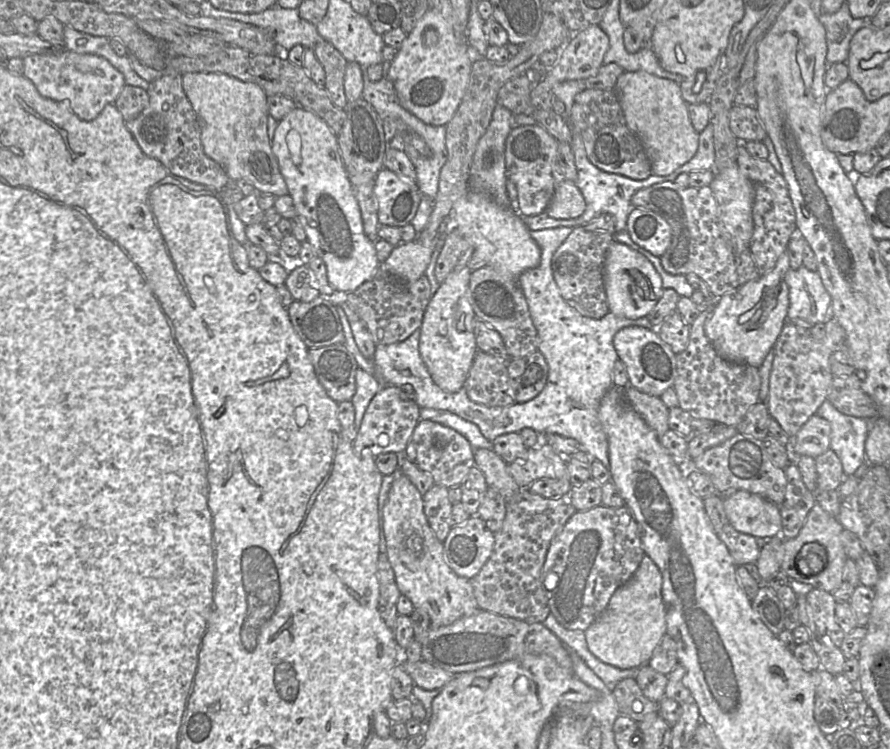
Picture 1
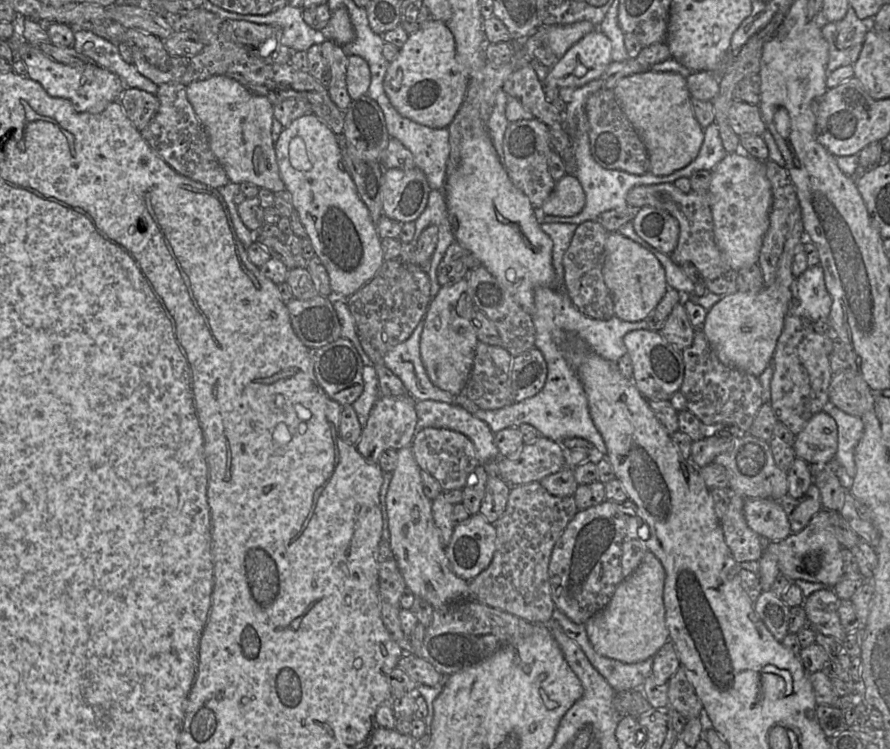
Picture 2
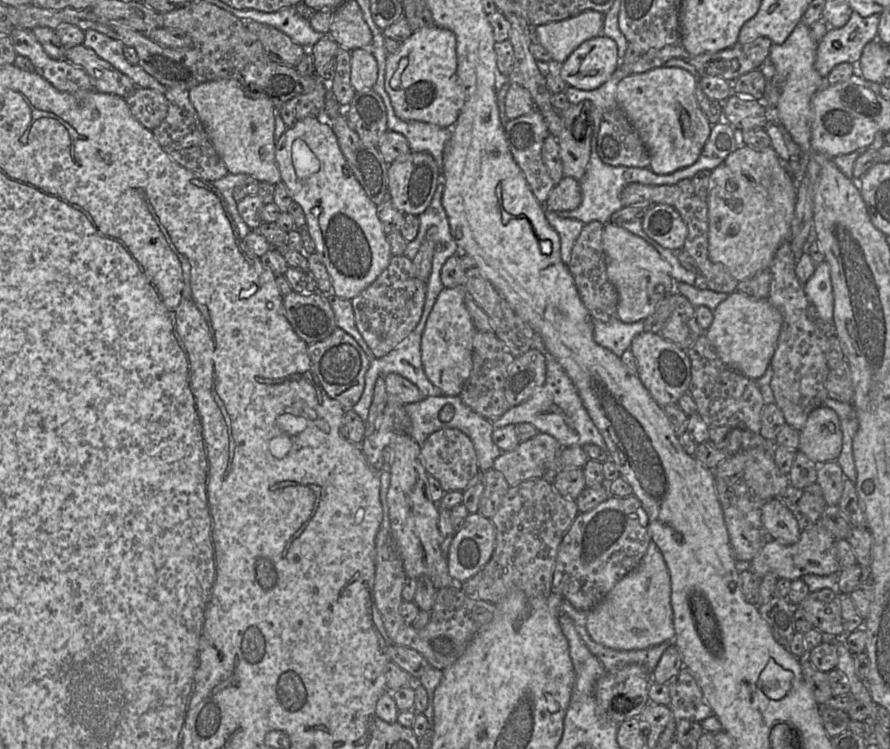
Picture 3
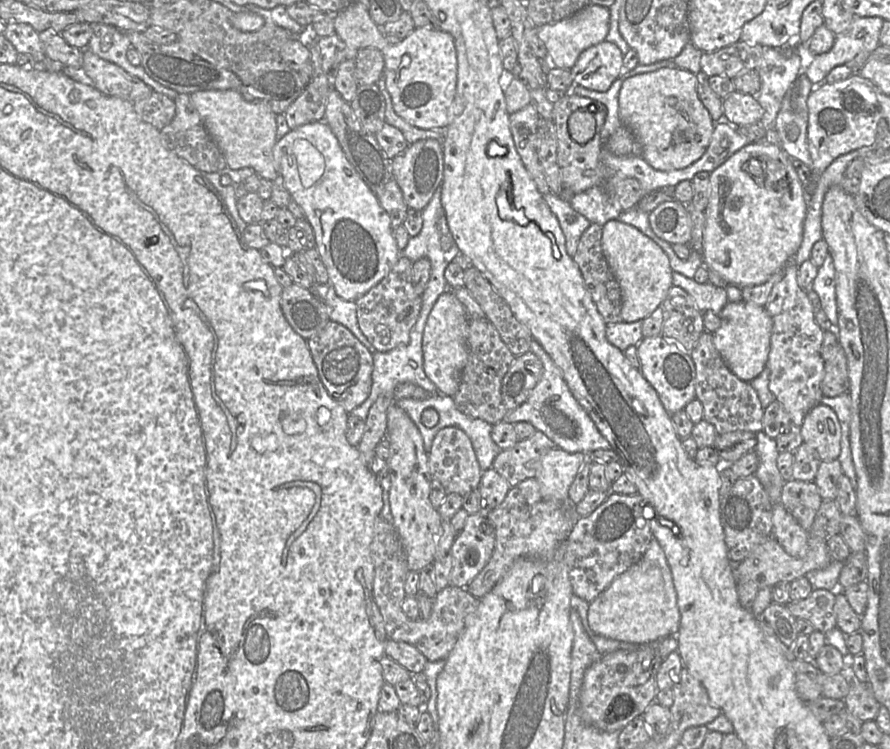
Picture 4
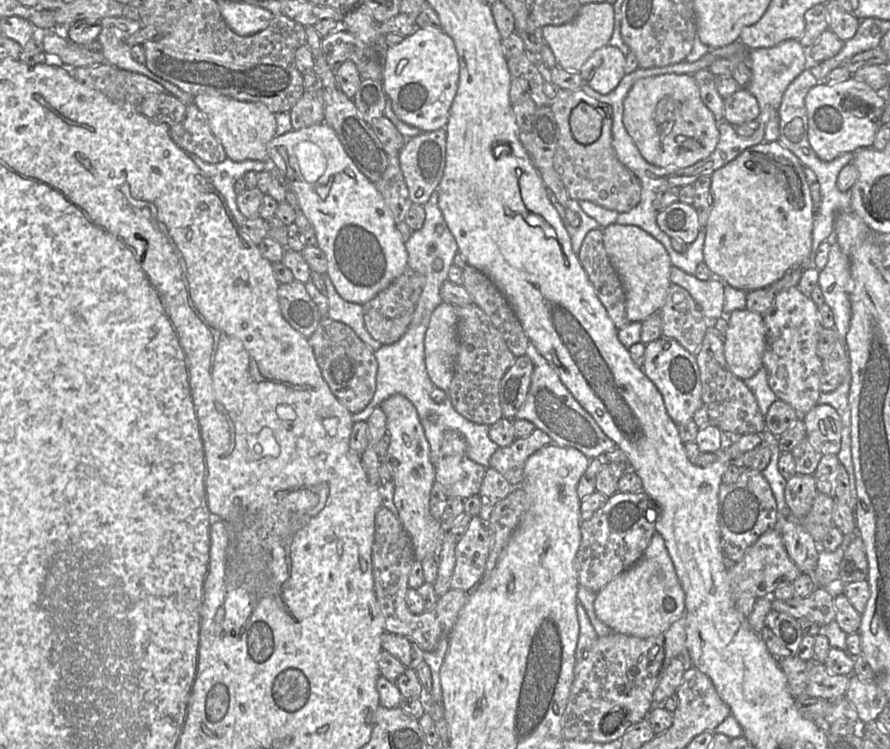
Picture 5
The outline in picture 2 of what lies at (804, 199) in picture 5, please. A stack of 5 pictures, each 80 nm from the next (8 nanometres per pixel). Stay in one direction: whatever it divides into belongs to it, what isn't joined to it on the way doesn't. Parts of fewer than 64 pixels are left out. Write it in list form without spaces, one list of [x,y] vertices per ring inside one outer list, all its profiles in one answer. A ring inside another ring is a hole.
[[[743,152],[727,154],[712,170],[709,203],[715,242],[730,267],[737,272],[745,266],[758,264],[772,205],[771,184],[766,176],[765,161]]]

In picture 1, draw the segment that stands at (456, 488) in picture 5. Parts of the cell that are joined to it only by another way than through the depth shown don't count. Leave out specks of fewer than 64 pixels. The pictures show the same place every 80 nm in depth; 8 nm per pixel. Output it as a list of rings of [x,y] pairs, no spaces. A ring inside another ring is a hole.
[[[419,420],[402,455],[421,470],[430,473],[436,484],[447,488],[461,485],[475,465],[474,449],[469,441],[454,429],[430,420]]]

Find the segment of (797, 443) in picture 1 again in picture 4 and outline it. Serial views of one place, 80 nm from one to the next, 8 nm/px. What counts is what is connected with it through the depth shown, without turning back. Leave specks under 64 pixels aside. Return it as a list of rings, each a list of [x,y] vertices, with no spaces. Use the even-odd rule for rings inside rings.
[[[817,404],[804,417],[801,426],[803,443],[821,461],[832,461],[841,452],[841,426],[835,411],[826,405]]]

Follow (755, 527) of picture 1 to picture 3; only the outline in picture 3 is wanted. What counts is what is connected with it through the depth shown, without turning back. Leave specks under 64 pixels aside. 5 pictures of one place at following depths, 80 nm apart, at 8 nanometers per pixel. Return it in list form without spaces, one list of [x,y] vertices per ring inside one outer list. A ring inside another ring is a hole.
[[[772,498],[763,504],[761,519],[770,539],[784,545],[799,541],[801,530],[798,522],[780,498]]]

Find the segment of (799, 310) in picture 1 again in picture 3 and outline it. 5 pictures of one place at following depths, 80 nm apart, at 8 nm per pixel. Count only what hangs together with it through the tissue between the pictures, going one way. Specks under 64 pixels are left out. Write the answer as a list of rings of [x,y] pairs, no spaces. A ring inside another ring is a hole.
[[[824,260],[816,265],[815,271],[803,289],[809,303],[816,307],[817,318],[833,322],[834,297],[830,278],[830,266]]]

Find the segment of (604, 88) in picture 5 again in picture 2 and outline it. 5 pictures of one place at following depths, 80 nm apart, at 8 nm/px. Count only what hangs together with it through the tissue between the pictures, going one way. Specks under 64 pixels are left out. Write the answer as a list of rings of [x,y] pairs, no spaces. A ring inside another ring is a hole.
[[[598,28],[586,34],[550,69],[544,86],[581,87],[599,79],[611,59],[611,41]]]

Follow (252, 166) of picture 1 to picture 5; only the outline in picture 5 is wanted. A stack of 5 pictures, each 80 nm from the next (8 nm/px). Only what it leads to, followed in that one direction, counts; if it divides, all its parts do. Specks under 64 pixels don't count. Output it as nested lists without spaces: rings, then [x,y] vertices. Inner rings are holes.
[[[206,93],[194,96],[193,103],[206,116],[209,127],[223,146],[227,158],[235,162],[269,162],[267,146],[276,135],[276,117],[264,104]]]

